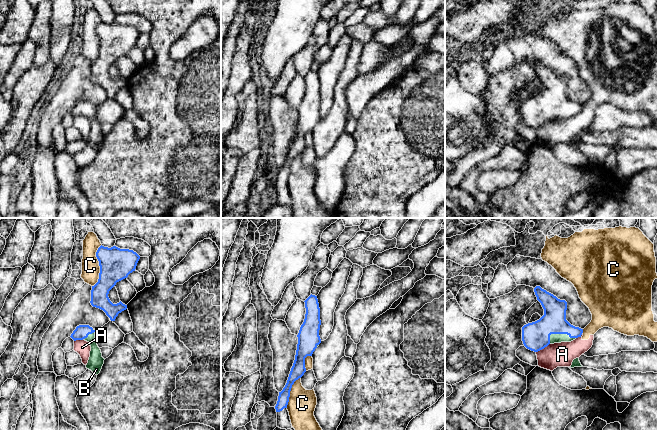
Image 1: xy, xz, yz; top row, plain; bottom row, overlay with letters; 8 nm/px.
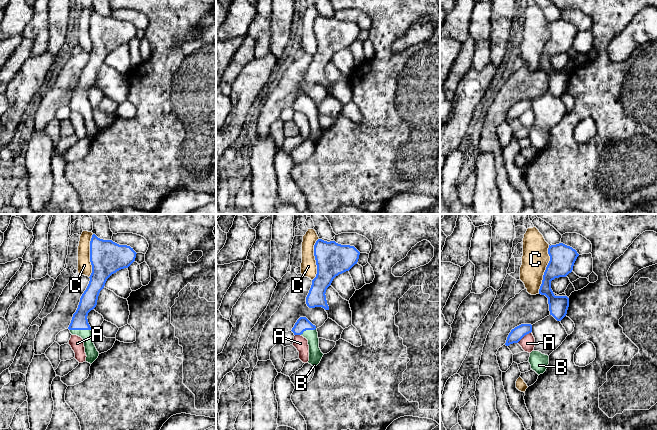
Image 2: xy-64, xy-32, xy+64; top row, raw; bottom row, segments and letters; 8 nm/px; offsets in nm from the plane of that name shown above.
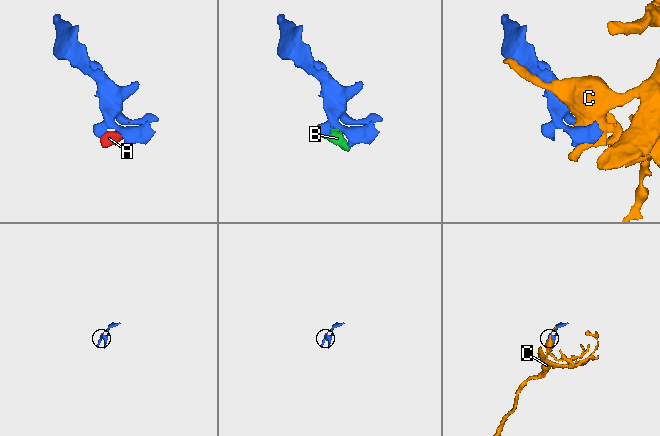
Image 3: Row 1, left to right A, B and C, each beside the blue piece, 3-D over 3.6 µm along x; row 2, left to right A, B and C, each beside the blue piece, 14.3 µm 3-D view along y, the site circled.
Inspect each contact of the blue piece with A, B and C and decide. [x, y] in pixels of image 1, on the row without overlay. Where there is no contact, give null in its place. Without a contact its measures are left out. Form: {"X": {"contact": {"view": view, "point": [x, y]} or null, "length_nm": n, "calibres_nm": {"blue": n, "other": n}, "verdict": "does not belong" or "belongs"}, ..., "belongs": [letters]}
{"A": {"contact": {"view": "yz", "point": [542, 124]}, "length_nm": 130, "calibres_nm": {"blue": 220, "other": 190}, "verdict": "does not belong"}, "B": {"contact": {"view": "yz", "point": [558, 109]}, "length_nm": 220, "calibres_nm": {"blue": 220, "other": 80}, "verdict": "belongs"}, "C": {"contact": {"view": "xy", "point": [99, 41]}, "length_nm": 360, "calibres_nm": {"blue": 260, "other": 140}, "verdict": "does not belong"}, "belongs": ["B"]}

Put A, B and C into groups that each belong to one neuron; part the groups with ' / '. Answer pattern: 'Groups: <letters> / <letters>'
Groups: A C / B

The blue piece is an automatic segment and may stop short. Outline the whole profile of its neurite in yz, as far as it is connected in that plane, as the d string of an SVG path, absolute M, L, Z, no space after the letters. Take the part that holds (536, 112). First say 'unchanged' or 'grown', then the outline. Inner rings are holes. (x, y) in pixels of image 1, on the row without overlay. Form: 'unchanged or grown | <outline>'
grown | M536 62L534 68L544 85L544 91L522 103L522 117L527 125L538 128L549 120L571 118L581 113L583 105L566 96L565 76L558 75L540 62Z

